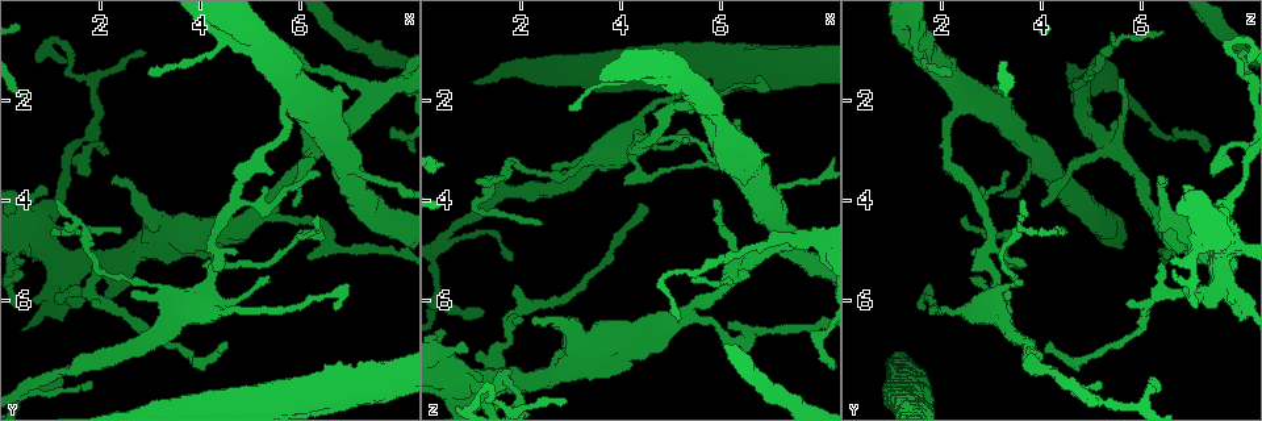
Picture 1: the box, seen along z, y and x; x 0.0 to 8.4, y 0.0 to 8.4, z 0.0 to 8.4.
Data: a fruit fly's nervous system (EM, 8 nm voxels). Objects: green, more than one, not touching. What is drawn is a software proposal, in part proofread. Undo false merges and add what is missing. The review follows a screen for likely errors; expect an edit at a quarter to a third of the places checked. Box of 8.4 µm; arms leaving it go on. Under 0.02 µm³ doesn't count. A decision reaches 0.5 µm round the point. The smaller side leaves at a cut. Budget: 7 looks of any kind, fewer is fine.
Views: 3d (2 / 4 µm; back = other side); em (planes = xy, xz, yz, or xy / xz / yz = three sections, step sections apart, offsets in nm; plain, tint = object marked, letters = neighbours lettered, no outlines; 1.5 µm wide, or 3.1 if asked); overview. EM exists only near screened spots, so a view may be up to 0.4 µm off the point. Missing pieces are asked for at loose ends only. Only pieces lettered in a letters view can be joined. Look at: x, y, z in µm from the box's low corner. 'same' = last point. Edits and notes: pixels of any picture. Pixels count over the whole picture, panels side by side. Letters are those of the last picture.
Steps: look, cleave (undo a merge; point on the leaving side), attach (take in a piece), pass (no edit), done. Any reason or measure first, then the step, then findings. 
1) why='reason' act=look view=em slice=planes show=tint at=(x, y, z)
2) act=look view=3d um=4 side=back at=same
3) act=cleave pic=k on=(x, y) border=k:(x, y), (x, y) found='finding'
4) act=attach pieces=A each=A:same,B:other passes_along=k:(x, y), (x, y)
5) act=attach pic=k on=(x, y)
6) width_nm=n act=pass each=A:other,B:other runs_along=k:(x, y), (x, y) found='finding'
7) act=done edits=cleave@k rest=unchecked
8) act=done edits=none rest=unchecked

why='an open end' act=look view=em slice=planes show=tint at=(5.45, 1.65, 5.60)

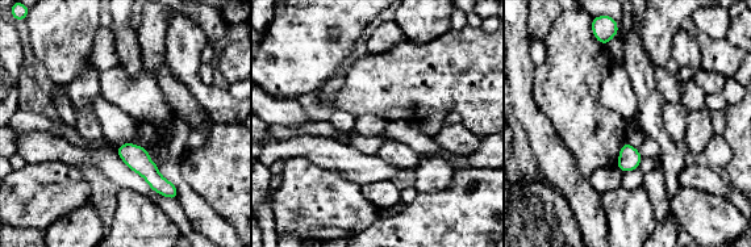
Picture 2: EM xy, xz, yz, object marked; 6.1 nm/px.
why='see the neighbours' act=look view=em slice=planes show=letters at=same

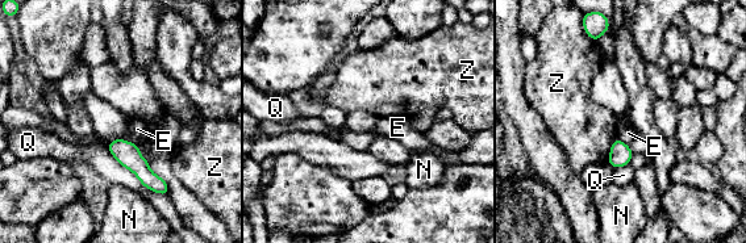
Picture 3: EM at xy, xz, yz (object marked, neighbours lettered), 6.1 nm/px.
longest_contact=Q:340nm act=pass each=E:other,N:other,Q:other,Z:other found='none of them fits'

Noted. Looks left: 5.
why='thin end' act=look view=em slice=planes show=letters at=(2.40, 4.60, 4.45)

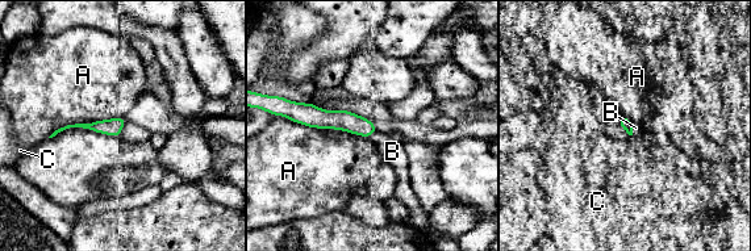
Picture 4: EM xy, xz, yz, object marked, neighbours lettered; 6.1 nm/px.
width_nm=70 act=attach pieces=B each=A:other,B:same,C:other found='it goes on there'

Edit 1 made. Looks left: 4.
why='an open end' act=look view=em slice=planes show=tint at=(6.40, 4.35, 2.40)

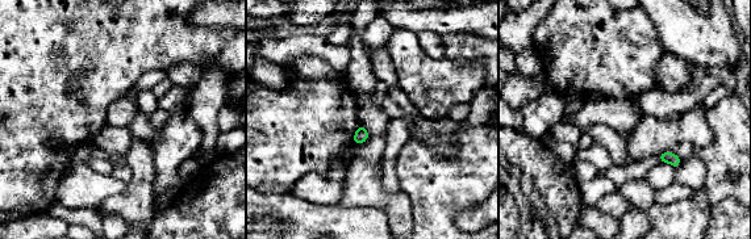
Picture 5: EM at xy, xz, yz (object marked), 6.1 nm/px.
act=look view=em slice=planes show=letters at=same

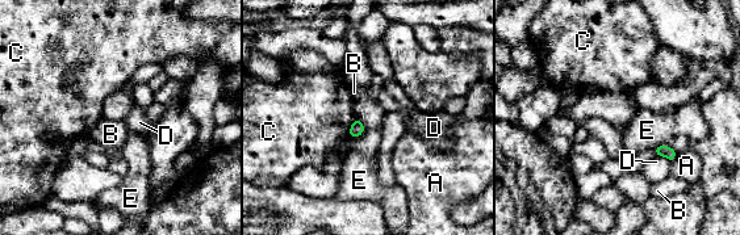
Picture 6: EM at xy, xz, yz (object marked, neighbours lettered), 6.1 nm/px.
width_nm=90 act=pass each=A:other,B:other,C:other,D:other,E:other border=6:(665, 143), (652, 150) found='no lettered piece goes on from it'

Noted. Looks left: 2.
act=done edits=attach@4 rest=unchecked

